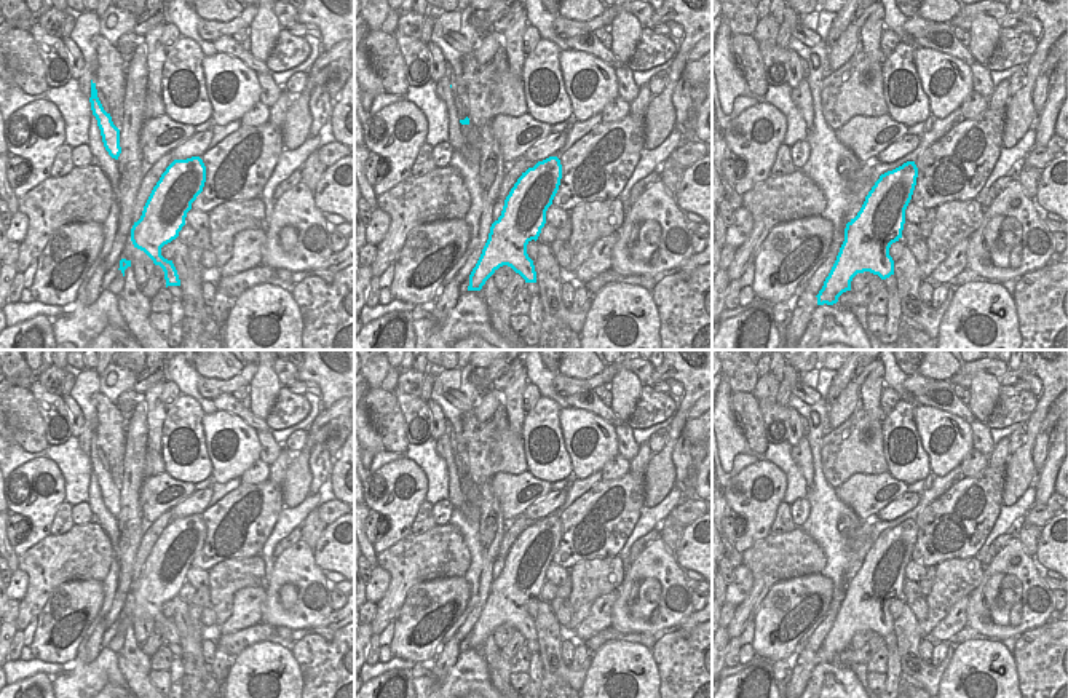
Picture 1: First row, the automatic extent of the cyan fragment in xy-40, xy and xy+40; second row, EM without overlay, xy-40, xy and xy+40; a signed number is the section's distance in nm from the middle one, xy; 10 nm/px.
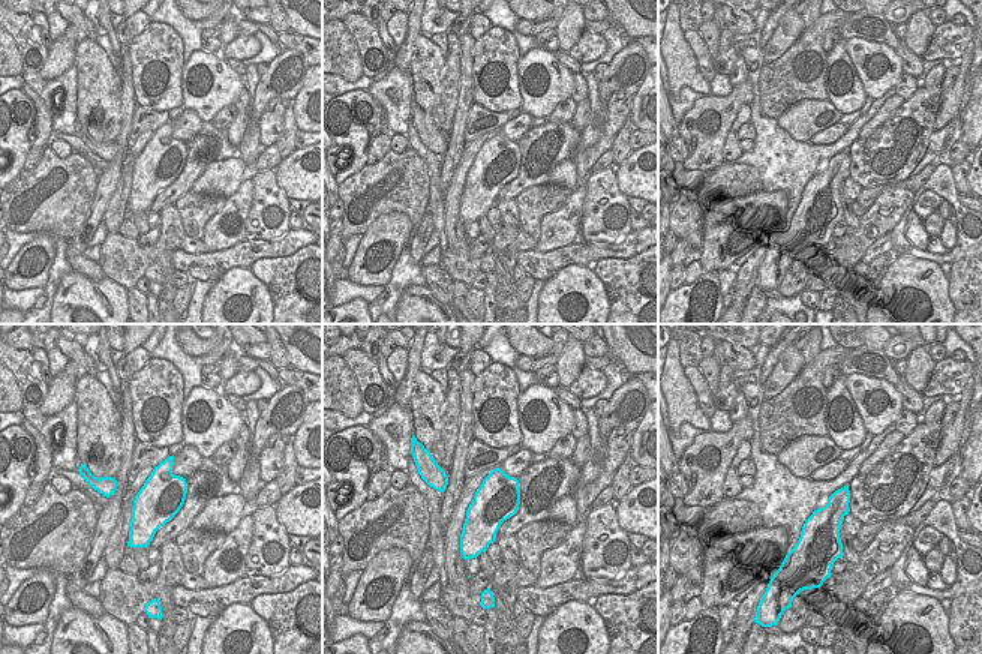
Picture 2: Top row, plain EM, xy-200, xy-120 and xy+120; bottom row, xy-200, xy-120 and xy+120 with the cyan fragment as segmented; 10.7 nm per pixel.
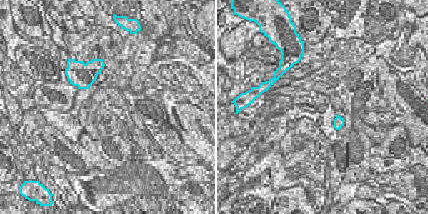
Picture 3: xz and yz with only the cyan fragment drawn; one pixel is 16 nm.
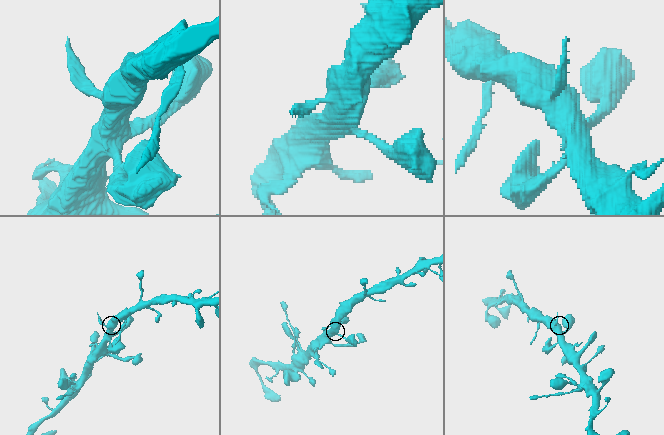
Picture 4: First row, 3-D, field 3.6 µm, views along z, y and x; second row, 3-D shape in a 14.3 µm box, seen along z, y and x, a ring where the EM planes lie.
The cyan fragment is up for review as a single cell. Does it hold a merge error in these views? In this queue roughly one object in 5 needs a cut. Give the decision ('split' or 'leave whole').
leave whole

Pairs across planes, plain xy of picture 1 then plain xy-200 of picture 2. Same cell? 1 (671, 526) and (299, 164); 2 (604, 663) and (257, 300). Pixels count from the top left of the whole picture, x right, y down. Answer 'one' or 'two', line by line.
1: two
2: one

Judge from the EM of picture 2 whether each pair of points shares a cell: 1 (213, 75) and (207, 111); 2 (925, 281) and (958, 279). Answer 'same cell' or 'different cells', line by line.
1: same cell
2: different cells

